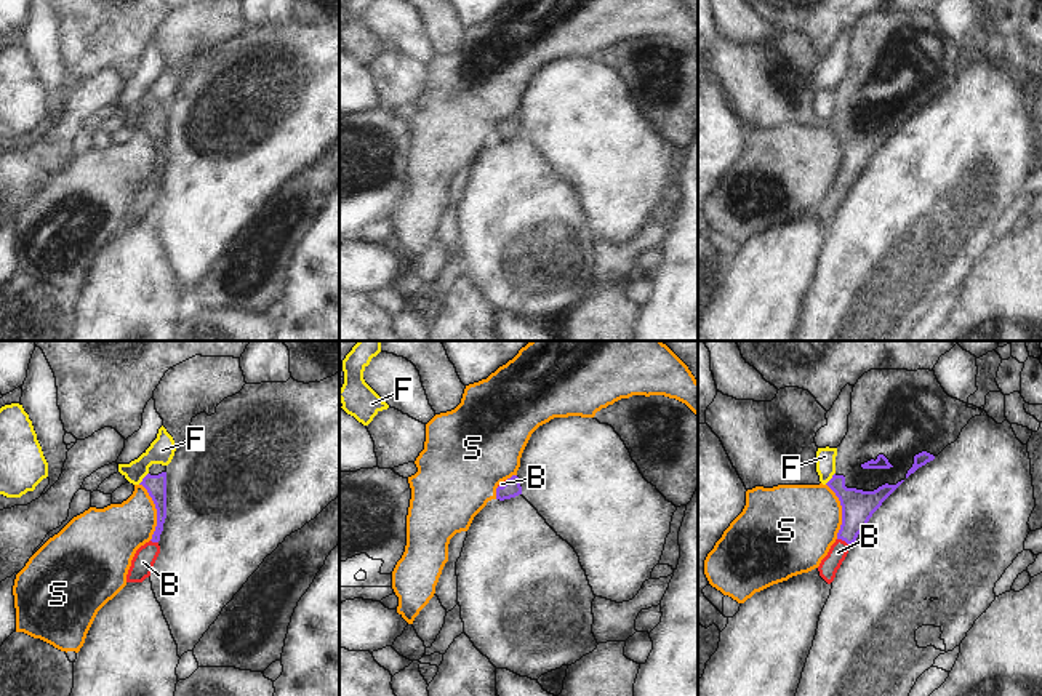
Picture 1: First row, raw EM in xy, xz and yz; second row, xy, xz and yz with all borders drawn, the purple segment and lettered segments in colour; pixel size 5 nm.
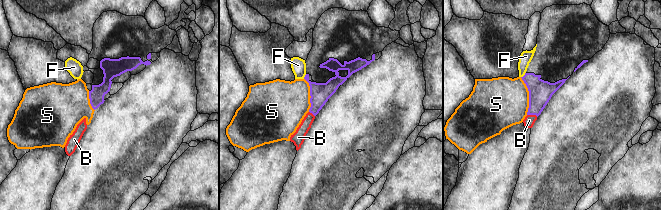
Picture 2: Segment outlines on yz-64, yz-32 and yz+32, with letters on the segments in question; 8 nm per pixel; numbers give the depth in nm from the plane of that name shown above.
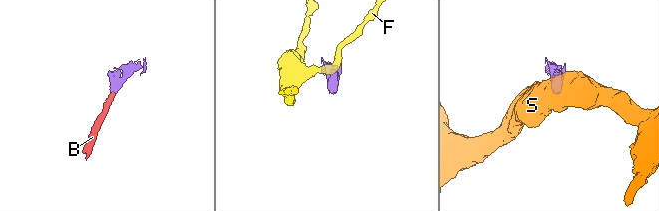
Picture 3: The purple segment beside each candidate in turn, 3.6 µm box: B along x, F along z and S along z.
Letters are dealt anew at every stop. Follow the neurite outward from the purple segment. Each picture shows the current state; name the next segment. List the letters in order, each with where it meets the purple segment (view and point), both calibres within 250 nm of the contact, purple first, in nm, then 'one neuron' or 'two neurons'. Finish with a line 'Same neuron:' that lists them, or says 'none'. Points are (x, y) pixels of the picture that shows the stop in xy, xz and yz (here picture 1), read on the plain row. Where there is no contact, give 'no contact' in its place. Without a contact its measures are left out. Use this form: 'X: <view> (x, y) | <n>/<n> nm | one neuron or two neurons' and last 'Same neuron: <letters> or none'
B: yz (844, 181) | 160/90 nm | one neuron
F: xy (143, 120) | 110/130 nm | two neurons
S: xy (157, 154) | 110/280 nm | two neurons
Same neuron: B

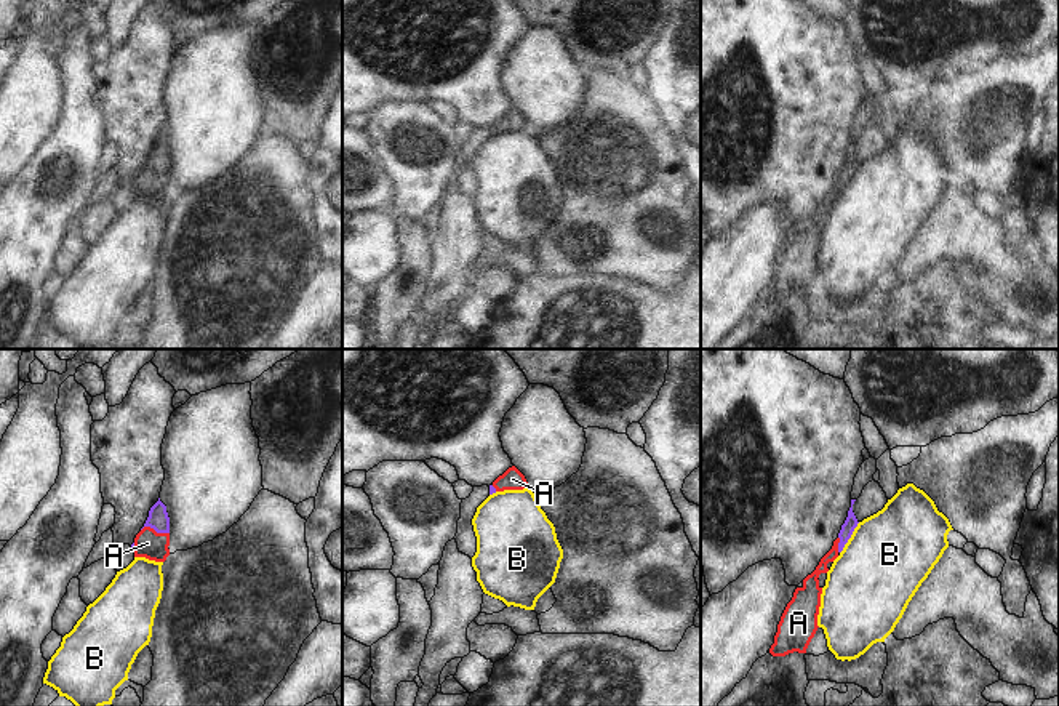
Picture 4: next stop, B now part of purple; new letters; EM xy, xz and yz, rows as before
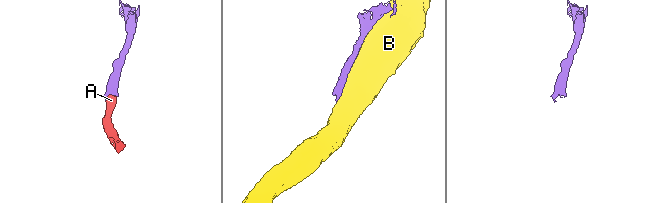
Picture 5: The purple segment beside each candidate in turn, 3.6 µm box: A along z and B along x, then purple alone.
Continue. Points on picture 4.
A: xy (155, 172) | 100/140 nm | one neuron
B: yz (850, 178) | 70/440 nm | two neurons
Same neuron: A

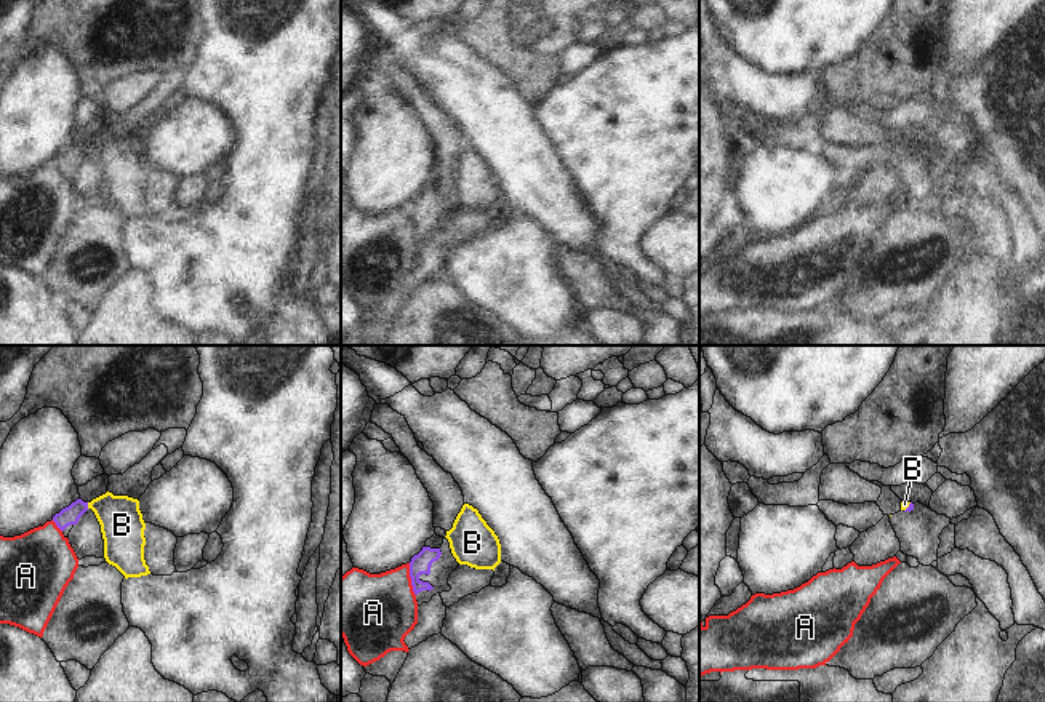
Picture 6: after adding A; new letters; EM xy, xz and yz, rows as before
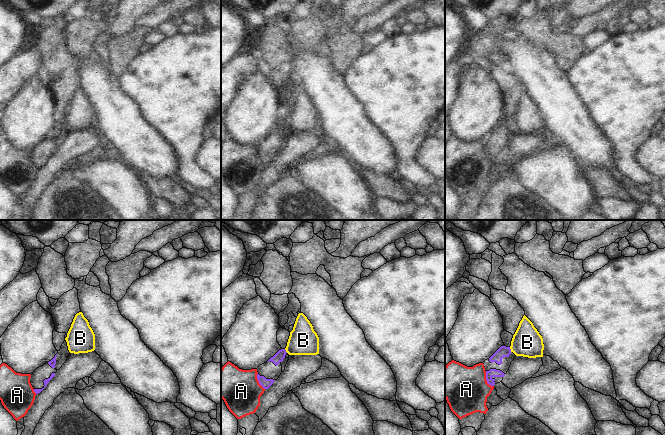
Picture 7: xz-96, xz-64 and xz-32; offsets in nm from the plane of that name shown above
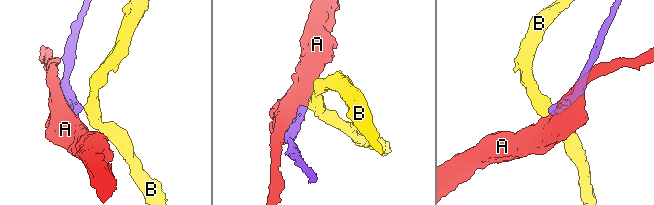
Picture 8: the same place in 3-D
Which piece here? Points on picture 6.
A: xz (412, 221) | 100/380 nm | two neurons
B: xy (87, 147) | 90/220 nm | two neurons
Same neuron: none

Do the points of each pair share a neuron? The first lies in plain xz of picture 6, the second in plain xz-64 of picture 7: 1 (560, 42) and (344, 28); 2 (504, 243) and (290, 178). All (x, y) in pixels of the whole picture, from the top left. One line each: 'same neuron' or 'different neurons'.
1: different neurons
2: different neurons

